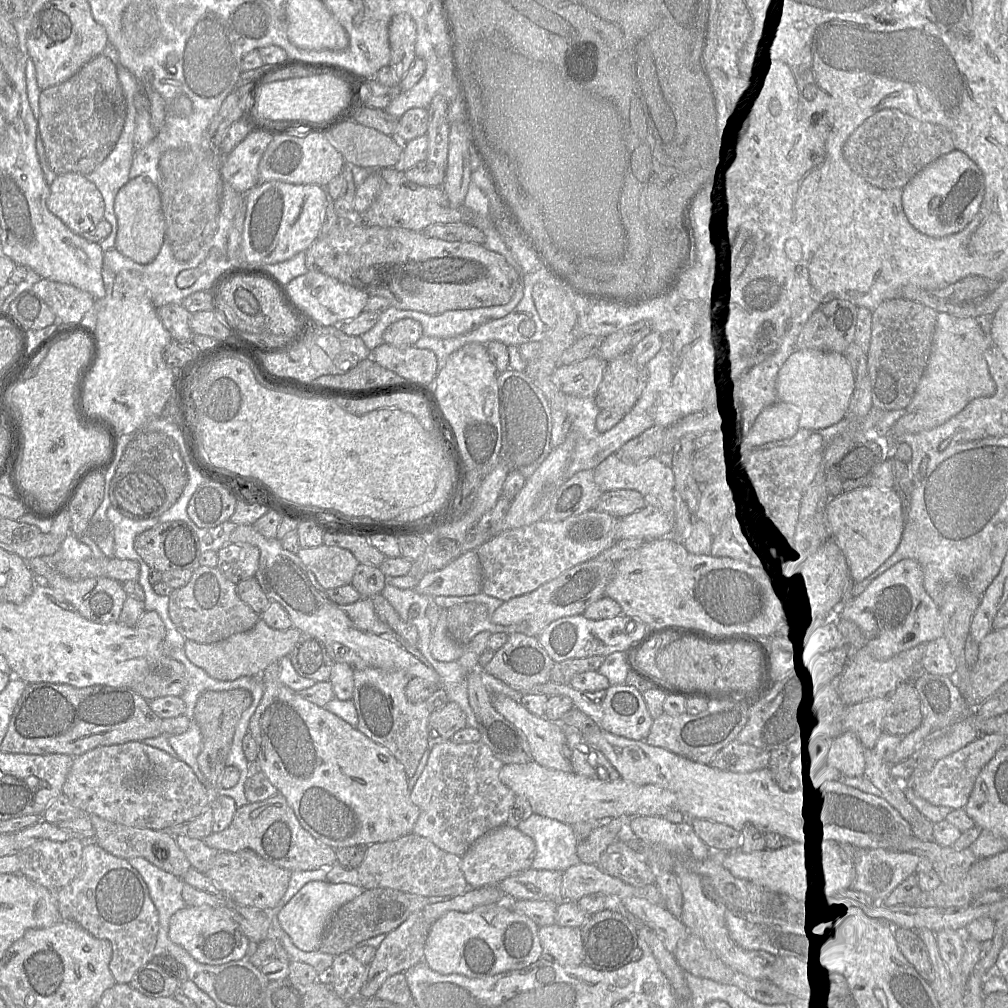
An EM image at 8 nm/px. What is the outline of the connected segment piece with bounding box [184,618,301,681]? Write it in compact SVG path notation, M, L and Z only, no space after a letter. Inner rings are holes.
M261 618L255 626L246 631L234 634L225 640L202 644L186 640L184 648L189 661L203 669L212 678L221 681L232 681L243 676L259 676L273 662L288 656L297 643L301 631L295 627L277 630L269 627Z

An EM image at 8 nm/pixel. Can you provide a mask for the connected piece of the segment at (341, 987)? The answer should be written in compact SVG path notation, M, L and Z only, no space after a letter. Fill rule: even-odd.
M348 951L335 956L332 967L334 980L331 986L336 994L346 1002L358 997L367 979L368 965L361 963Z

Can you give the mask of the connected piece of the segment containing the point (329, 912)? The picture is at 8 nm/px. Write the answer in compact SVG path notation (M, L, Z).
M310 881L279 911L278 921L292 942L304 951L319 951L322 937L332 915L344 904L363 893L360 885Z

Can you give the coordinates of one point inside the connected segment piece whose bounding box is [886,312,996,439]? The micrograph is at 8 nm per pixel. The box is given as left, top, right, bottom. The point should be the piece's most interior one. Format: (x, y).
(956, 373)

